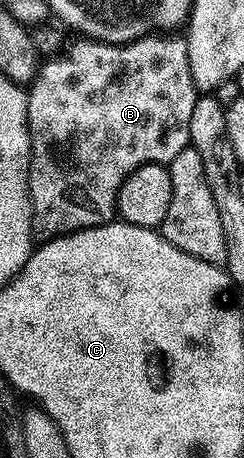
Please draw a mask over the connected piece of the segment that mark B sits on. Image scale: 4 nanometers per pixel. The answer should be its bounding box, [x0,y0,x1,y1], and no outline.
[27,33,197,241]

